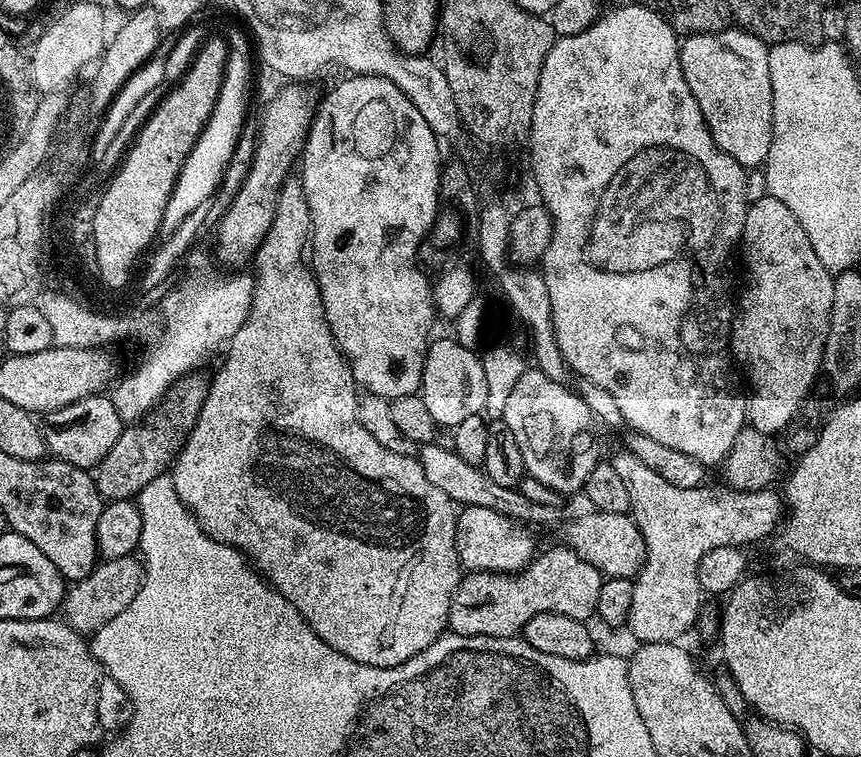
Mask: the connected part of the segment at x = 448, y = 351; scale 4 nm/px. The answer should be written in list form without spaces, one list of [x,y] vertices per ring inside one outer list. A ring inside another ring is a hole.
[[[433,339],[424,357],[424,373],[418,395],[424,400],[436,425],[444,427],[445,424],[448,430],[456,429],[471,415],[481,415],[485,411],[488,379],[484,373],[484,361],[467,348],[467,343],[464,344]]]

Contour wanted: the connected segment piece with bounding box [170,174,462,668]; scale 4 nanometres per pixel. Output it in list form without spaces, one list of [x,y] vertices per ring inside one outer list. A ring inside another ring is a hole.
[[[292,174],[285,179],[274,208],[276,229],[272,236],[259,241],[261,244],[256,252],[256,280],[254,276],[252,302],[243,317],[244,325],[237,332],[235,329],[231,333],[230,343],[227,345],[228,357],[217,370],[208,392],[206,388],[203,393],[194,423],[187,433],[188,441],[179,445],[170,470],[172,488],[213,540],[233,545],[251,557],[264,579],[304,615],[318,638],[322,638],[334,650],[346,654],[346,658],[354,658],[354,662],[375,668],[393,668],[426,650],[440,636],[445,635],[449,627],[448,615],[462,575],[462,565],[456,549],[458,508],[451,498],[426,478],[416,456],[403,456],[394,454],[394,450],[386,450],[386,446],[382,446],[360,420],[361,401],[358,399],[357,382],[352,377],[352,367],[344,359],[343,352],[328,329],[328,319],[324,317],[324,303],[313,269],[305,261],[305,265],[300,261],[300,247],[303,244],[305,247],[312,219],[299,175]]]

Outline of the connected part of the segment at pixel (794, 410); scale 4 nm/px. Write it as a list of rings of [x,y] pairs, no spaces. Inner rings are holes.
[[[761,194],[753,204],[751,201],[745,207],[744,229],[738,248],[744,251],[744,289],[740,292],[740,308],[738,304],[730,325],[730,352],[737,361],[740,359],[744,363],[748,384],[752,387],[746,392],[747,423],[751,431],[772,438],[799,414],[804,399],[816,384],[816,375],[821,375],[836,282],[833,273],[818,262],[818,254],[814,254],[810,238],[806,238],[806,230],[802,230],[798,218],[773,196]]]

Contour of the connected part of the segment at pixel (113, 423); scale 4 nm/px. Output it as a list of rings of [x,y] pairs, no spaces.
[[[111,395],[87,396],[71,404],[62,406],[56,412],[47,413],[48,425],[43,425],[44,442],[47,451],[55,459],[65,460],[71,466],[95,470],[102,458],[114,450],[114,442],[124,433],[126,422],[118,414]]]

